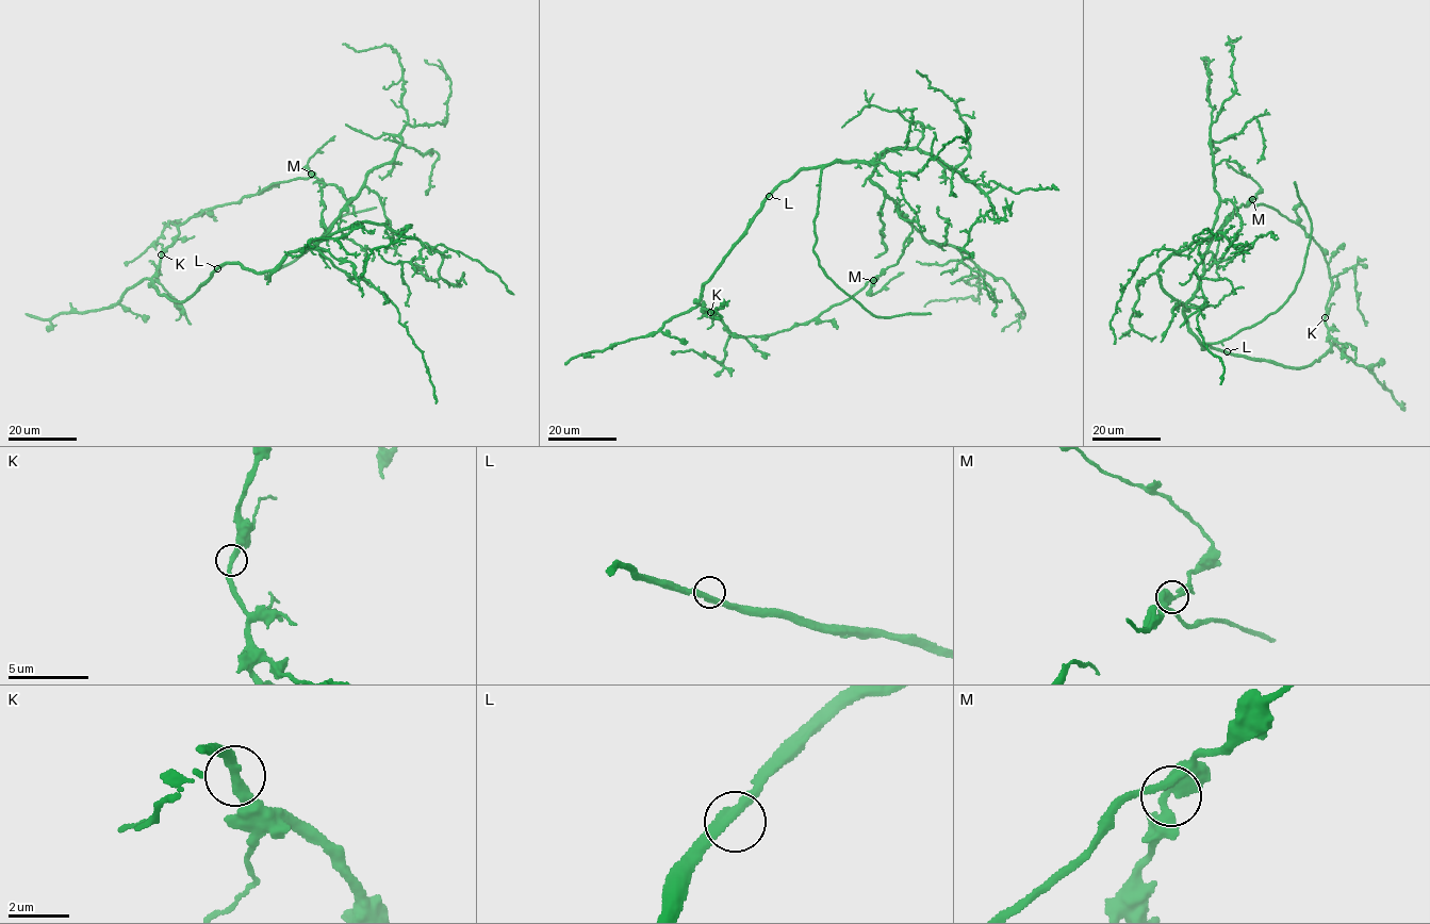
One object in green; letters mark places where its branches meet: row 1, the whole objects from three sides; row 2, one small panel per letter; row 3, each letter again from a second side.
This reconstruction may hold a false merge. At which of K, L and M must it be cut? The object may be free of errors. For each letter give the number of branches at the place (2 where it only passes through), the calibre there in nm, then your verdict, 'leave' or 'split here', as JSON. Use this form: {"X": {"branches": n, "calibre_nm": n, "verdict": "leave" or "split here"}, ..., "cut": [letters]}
{"K": {"branches": 2, "calibre_nm": 300, "verdict": "leave"}, "L": {"branches": 2, "calibre_nm": 320, "verdict": "leave"}, "M": {"branches": 2, "calibre_nm": 420, "verdict": "leave"}, "cut": []}

